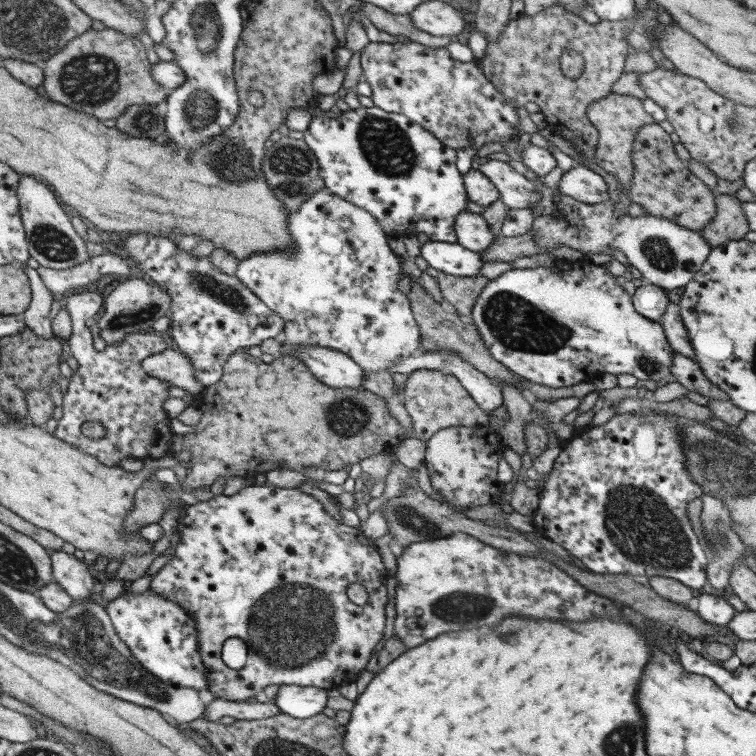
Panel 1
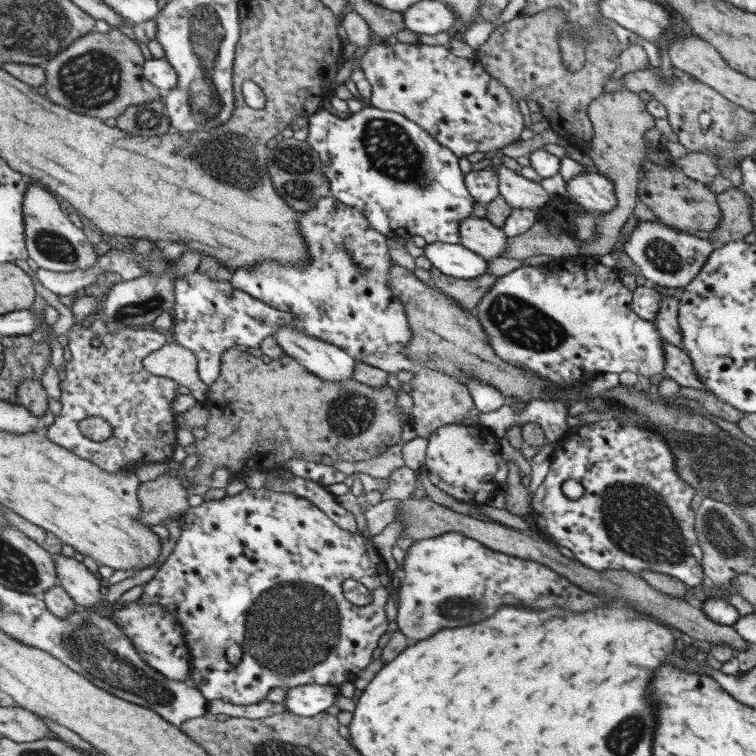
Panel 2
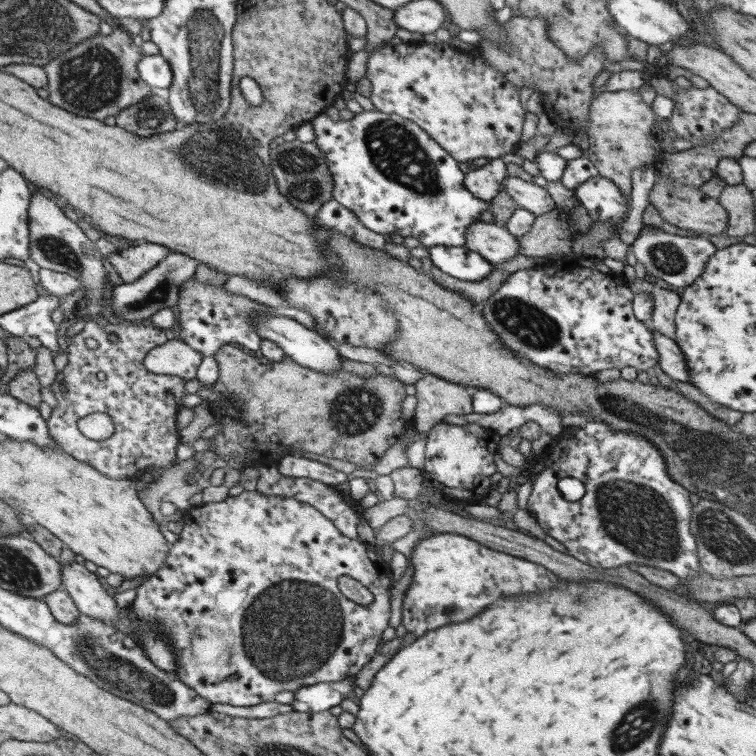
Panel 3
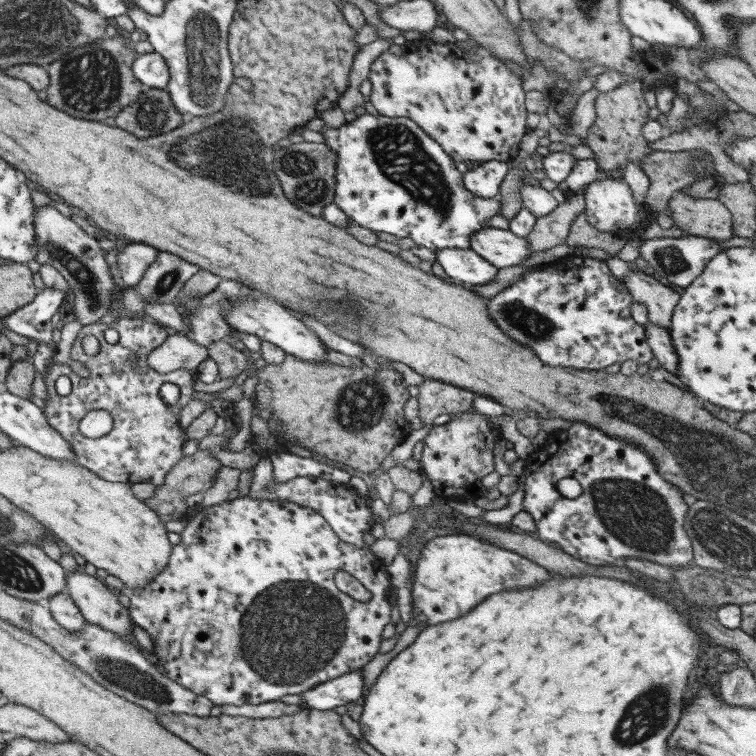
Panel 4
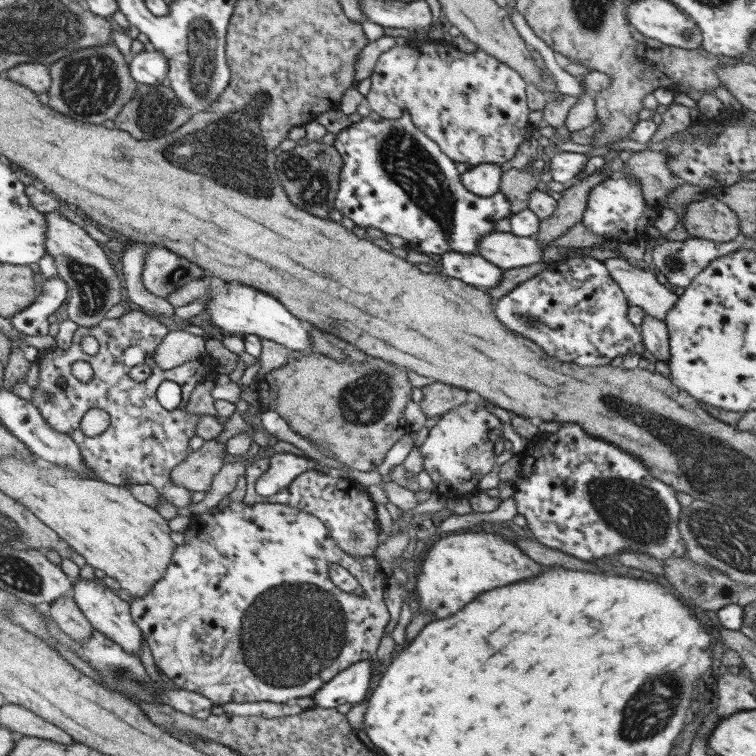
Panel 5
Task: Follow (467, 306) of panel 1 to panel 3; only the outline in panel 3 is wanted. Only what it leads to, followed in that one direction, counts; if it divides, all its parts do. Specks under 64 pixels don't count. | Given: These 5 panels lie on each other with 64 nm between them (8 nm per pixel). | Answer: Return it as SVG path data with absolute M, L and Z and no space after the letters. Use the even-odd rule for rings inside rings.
M433 266L429 270L428 275L438 284L443 285L444 288L450 288L454 292L459 292L459 294L462 294L462 297L466 297L474 305L480 306L483 300L492 296L492 293L500 288L500 285L509 274L496 269L481 281L468 282L454 278L442 272L437 266Z

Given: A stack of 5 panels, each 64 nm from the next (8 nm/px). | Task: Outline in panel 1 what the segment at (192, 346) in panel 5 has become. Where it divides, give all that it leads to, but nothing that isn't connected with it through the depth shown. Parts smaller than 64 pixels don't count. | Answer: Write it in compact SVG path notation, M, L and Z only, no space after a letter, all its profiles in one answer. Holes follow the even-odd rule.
M166 349L153 354L146 358L141 366L148 376L169 382L171 386L183 388L196 398L206 388L200 384L200 381L196 381L192 361L179 350Z

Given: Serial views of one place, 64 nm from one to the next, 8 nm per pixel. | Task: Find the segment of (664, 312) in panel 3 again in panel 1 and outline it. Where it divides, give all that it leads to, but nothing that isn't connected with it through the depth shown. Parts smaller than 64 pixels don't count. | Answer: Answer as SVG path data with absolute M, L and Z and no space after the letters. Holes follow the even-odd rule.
M668 302L666 313L664 313L662 320L659 321L660 326L664 328L664 336L666 336L670 347L672 347L675 352L683 354L696 362L696 353L693 351L692 344L688 342L686 328L684 328L684 324L682 324L679 315L679 306L673 304L673 302Z

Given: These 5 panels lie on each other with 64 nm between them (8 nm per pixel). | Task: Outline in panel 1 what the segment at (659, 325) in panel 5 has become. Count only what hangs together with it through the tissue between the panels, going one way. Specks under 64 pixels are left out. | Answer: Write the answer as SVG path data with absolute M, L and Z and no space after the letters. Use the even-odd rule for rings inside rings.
M673 351L670 374L672 374L682 386L685 386L691 391L691 396L700 394L709 399L728 400L725 392L722 391L720 387L712 384L712 381L704 376L698 364L683 354Z

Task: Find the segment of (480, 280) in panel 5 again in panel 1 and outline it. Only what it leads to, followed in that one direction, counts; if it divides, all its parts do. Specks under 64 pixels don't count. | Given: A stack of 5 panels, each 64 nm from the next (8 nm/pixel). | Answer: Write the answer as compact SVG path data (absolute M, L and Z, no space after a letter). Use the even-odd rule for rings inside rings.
M426 241L421 246L419 258L424 258L430 267L454 276L476 276L484 264L479 253L457 242Z

